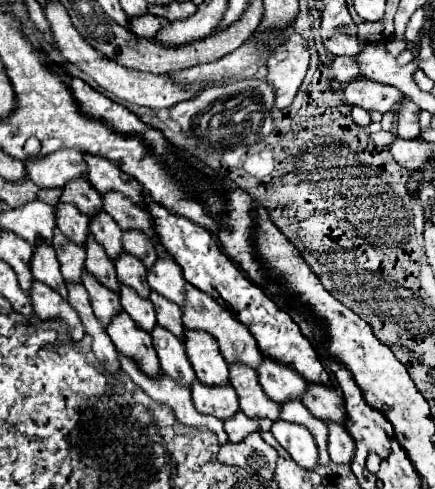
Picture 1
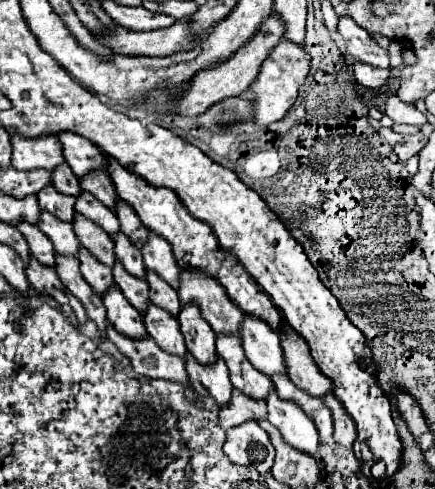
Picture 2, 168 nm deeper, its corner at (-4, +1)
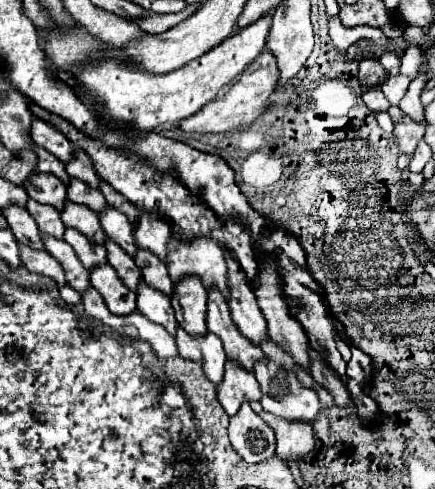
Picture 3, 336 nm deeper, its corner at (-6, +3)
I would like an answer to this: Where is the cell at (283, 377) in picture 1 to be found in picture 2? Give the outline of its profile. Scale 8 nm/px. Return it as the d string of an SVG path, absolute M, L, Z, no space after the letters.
M244 316L240 324L242 348L254 368L272 376L284 372L284 354L280 350L280 336L260 318Z

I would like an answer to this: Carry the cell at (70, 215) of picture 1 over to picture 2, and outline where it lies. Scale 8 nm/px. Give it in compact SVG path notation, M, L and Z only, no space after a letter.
M48 184L44 190L40 190L36 194L36 198L38 198L38 204L40 204L42 210L48 210L50 214L58 216L64 222L72 222L74 202L76 202L74 196L64 196L52 184Z

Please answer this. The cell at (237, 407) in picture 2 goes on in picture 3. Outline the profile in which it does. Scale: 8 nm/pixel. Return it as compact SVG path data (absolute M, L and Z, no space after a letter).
M228 362L222 384L218 386L218 402L226 410L228 416L234 416L244 402L260 400L262 392L258 388L258 380L252 372L246 372L238 364Z

